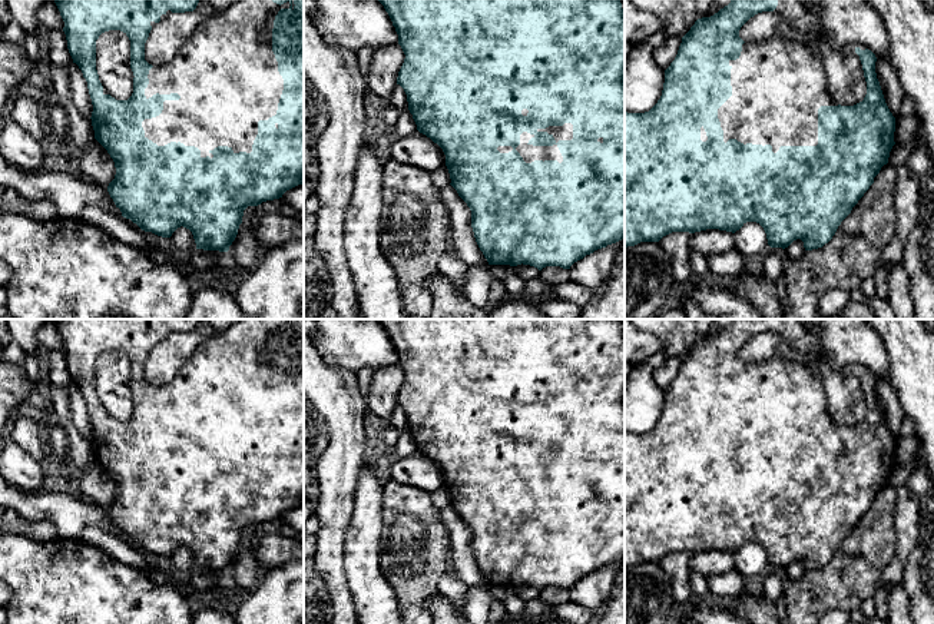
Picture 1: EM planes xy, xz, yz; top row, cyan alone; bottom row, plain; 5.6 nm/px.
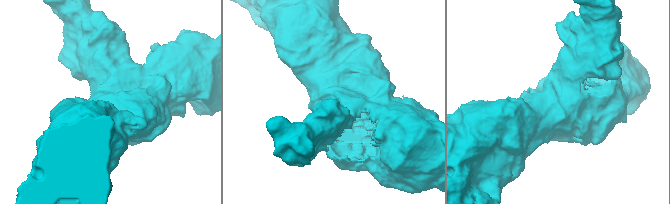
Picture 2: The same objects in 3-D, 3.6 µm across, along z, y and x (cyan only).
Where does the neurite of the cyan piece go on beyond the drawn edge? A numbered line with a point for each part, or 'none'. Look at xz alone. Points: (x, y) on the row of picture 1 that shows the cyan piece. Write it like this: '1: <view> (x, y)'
1: xz (529, 152)

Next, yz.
1: yz (778, 85)

